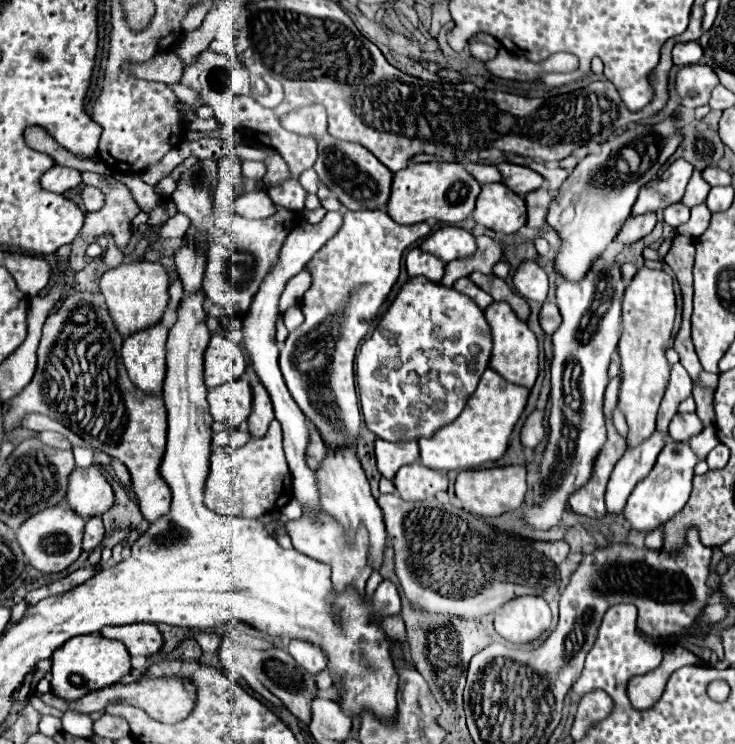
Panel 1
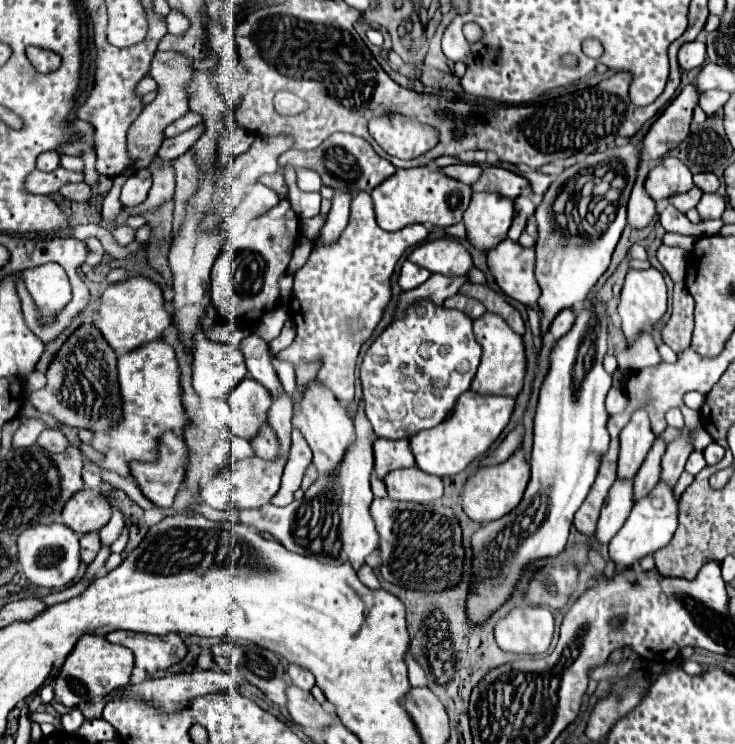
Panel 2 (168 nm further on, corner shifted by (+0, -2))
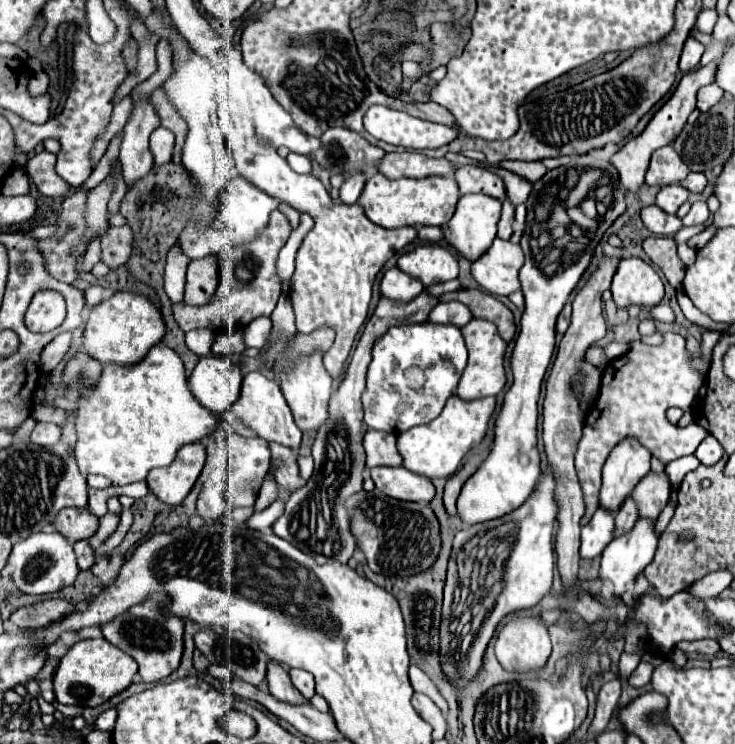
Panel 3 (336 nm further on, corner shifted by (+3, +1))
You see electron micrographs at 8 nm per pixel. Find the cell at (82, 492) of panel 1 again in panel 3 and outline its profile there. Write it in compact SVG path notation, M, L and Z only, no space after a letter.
M63 508L57 514L53 526L69 542L79 542L91 538L97 532L99 520L87 508Z

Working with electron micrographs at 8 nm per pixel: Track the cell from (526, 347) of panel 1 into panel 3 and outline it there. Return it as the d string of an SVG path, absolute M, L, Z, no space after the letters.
M477 318L471 320L467 326L463 326L461 334L463 334L467 350L469 350L469 360L467 360L467 368L461 374L461 380L457 384L455 394L461 400L477 400L481 396L497 396L507 382L505 368L503 368L503 354L505 354L507 344L497 334L495 324L485 322L485 320L477 320Z

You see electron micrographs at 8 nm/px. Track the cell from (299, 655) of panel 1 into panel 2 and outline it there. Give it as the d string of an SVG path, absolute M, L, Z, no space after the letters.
M290 663L288 675L290 675L292 683L294 683L296 687L300 687L300 689L310 691L310 689L314 687L314 675L312 675L310 671L306 671L302 665L292 665L292 663Z

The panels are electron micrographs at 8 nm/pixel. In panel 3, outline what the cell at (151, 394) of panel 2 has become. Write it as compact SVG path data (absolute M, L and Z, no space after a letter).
M153 346L149 354L133 366L103 366L99 380L89 388L87 394L79 398L79 414L77 414L77 446L75 456L83 476L103 474L113 480L115 486L141 482L147 478L149 470L159 466L169 466L177 450L185 444L201 442L219 426L219 418L209 414L189 392L185 368L177 352L167 346Z

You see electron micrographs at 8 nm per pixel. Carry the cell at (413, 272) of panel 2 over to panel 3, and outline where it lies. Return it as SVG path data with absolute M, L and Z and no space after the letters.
M391 268L381 278L381 296L389 298L393 302L411 302L423 292L423 284L407 274L403 274L397 268Z

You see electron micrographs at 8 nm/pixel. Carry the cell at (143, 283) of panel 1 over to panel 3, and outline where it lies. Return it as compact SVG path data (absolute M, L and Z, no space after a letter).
M117 292L109 300L91 308L85 322L83 346L85 352L101 364L127 366L143 360L145 354L163 338L163 334L165 334L165 324L155 304L151 304L141 294Z

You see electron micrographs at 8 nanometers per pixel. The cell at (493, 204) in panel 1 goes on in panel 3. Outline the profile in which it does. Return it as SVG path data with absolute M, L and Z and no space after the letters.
M467 194L461 196L457 202L457 210L453 214L453 218L445 224L445 240L447 244L451 244L461 256L465 256L467 260L477 260L495 240L497 236L497 222L501 216L501 202L497 198L489 198L483 194Z

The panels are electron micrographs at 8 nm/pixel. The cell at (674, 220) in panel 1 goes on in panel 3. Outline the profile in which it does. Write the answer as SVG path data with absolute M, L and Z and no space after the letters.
M647 206L641 210L641 220L647 230L659 236L673 236L681 228L681 220L677 216L665 214L657 206Z

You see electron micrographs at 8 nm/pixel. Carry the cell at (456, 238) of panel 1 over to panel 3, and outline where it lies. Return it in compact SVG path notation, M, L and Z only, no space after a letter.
M423 244L403 254L397 260L397 268L411 278L417 278L423 286L447 282L459 274L455 256L437 244Z

